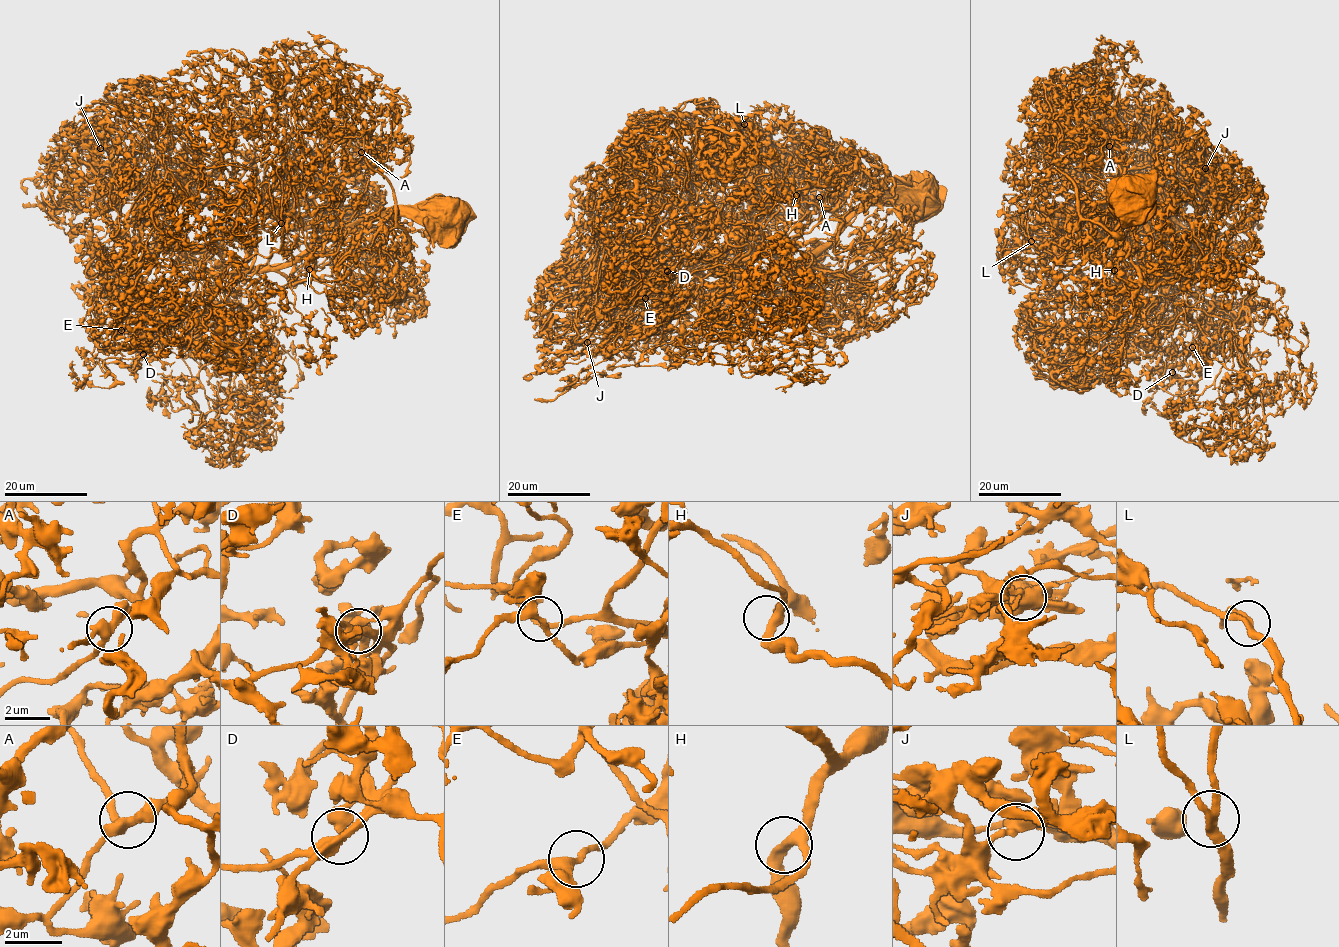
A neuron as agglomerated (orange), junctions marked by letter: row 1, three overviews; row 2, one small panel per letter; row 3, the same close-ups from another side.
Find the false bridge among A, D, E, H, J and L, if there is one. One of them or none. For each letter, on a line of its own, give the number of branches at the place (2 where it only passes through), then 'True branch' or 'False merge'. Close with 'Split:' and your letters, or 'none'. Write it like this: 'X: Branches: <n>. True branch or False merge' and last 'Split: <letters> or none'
A: Branches: 3. True branch
D: Branches: 3. True branch
E: Branches: 3. True branch
H: Branches: 3. True branch
J: Branches: 3. True branch
L: Branches: 3. True branch
Split: none

